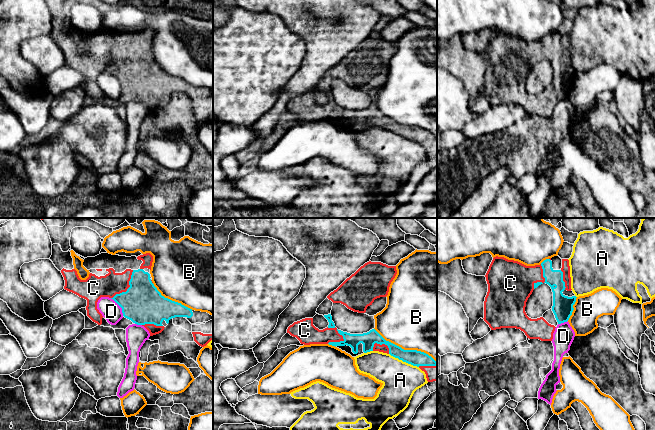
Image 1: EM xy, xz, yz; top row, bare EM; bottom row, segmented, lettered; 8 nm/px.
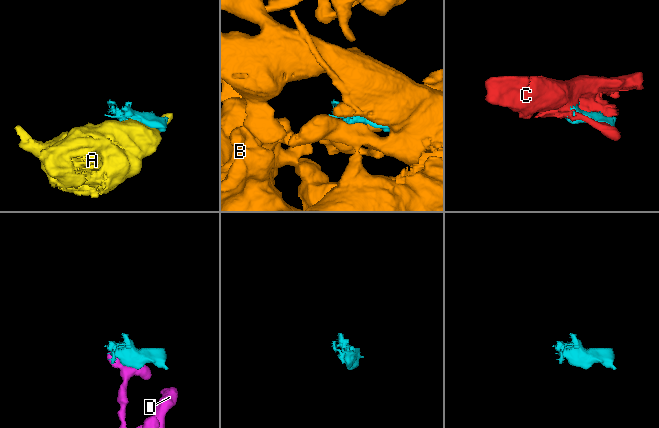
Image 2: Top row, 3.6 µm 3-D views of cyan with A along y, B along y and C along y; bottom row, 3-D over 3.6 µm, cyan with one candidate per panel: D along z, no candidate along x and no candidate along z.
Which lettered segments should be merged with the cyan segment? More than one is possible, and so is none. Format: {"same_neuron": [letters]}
{"same_neuron": ["C"]}

